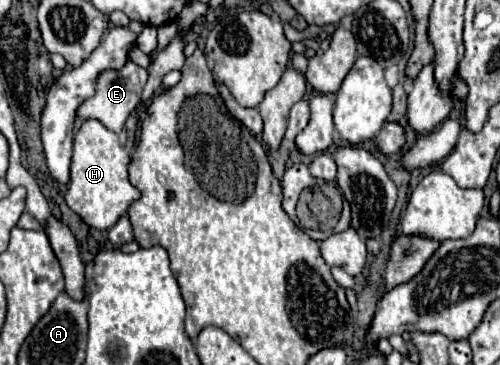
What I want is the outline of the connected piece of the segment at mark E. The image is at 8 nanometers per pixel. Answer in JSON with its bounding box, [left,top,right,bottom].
[77,60,147,132]

